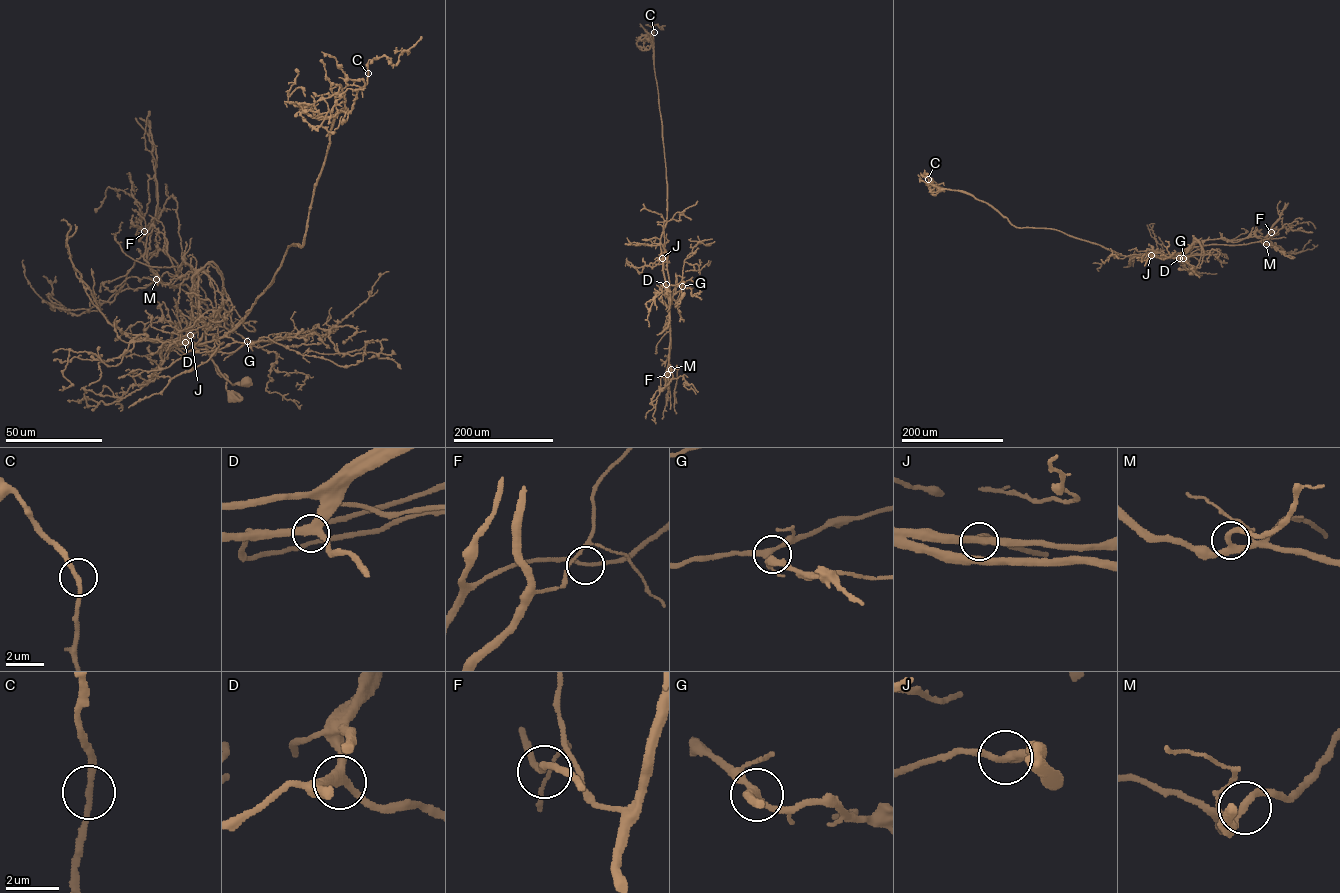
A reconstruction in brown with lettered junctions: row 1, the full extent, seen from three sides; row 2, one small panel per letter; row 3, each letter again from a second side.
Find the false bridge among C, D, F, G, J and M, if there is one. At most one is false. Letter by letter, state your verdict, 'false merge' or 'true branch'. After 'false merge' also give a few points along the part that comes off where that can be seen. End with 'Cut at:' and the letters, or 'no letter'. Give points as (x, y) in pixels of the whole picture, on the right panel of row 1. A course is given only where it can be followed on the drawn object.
C: true branch
D: true branch
F: false merge; course (1271, 232), (1178, 257), (1129, 256), (1054, 229), (1016, 227), (987, 203), (928, 182), (931, 193)
G: true branch
J: true branch
M: true branch
Cut at: F

